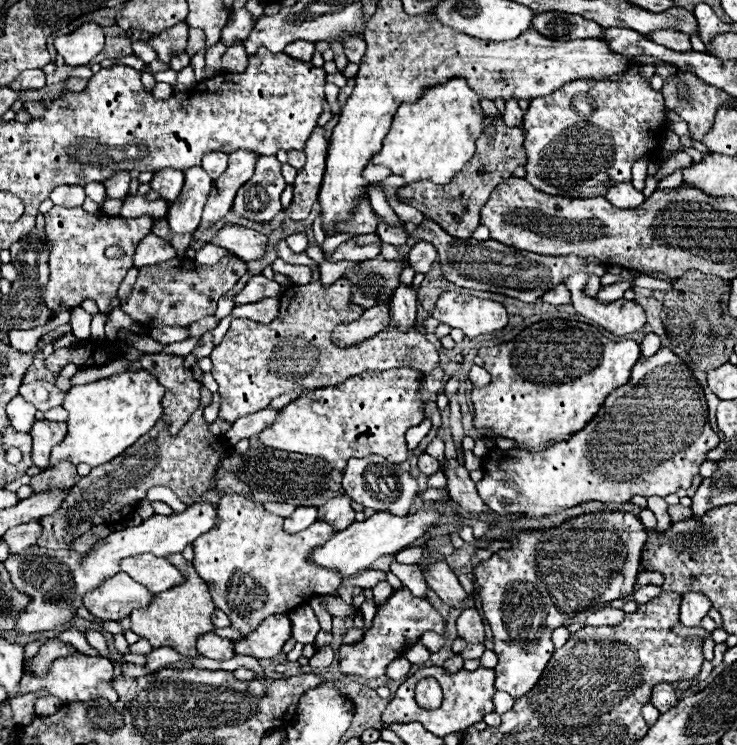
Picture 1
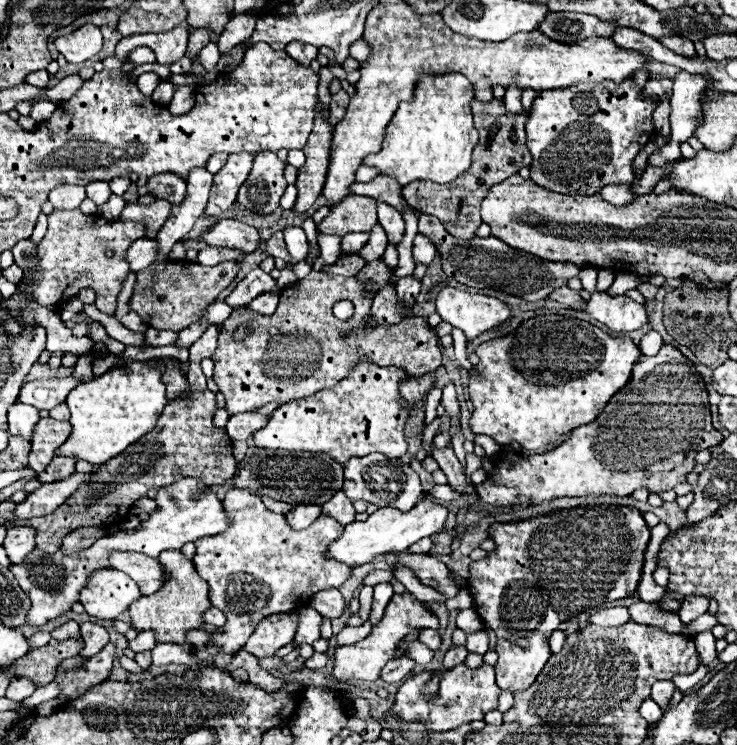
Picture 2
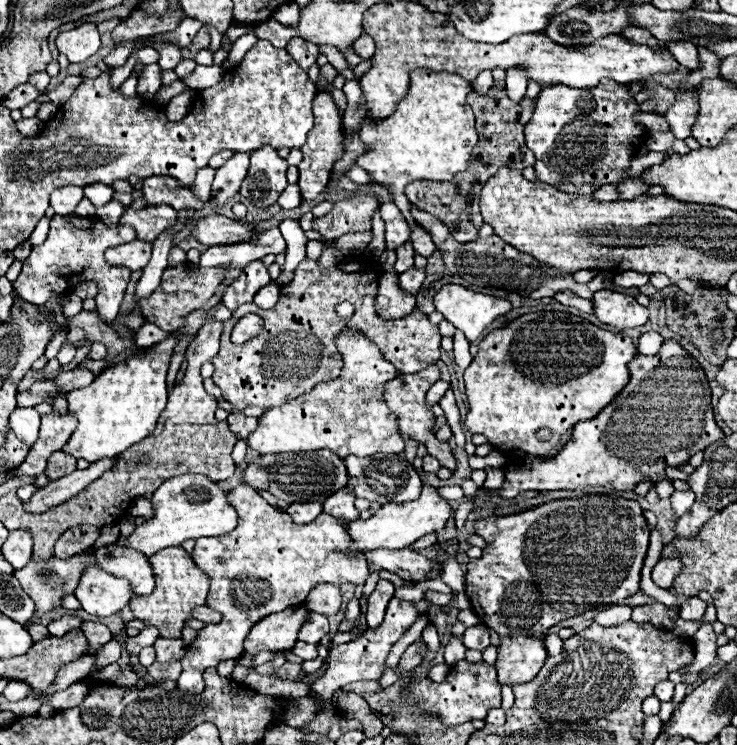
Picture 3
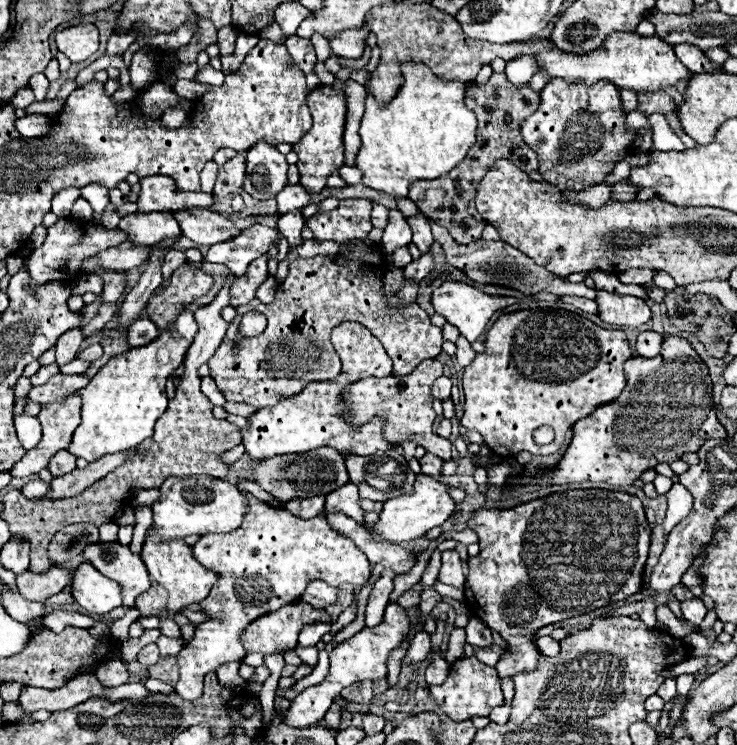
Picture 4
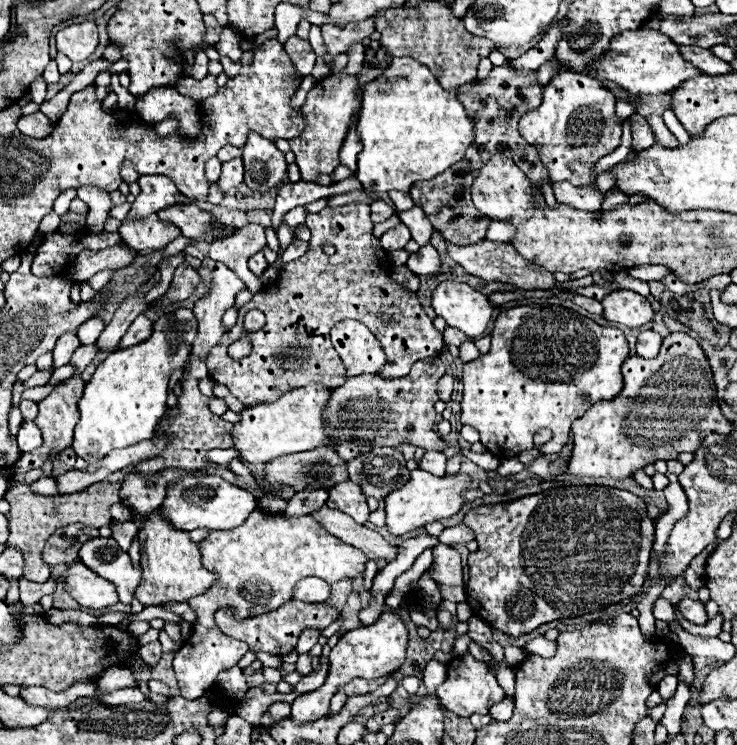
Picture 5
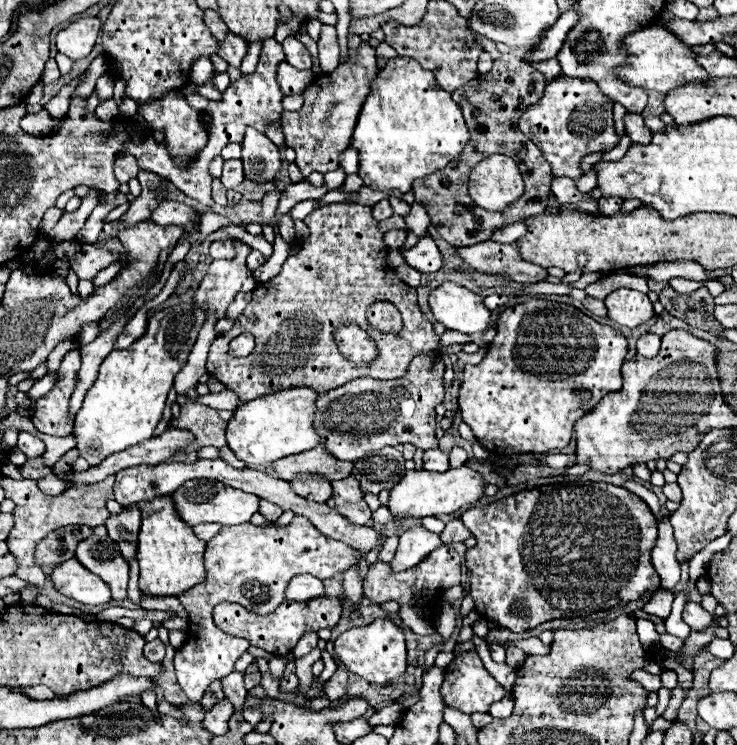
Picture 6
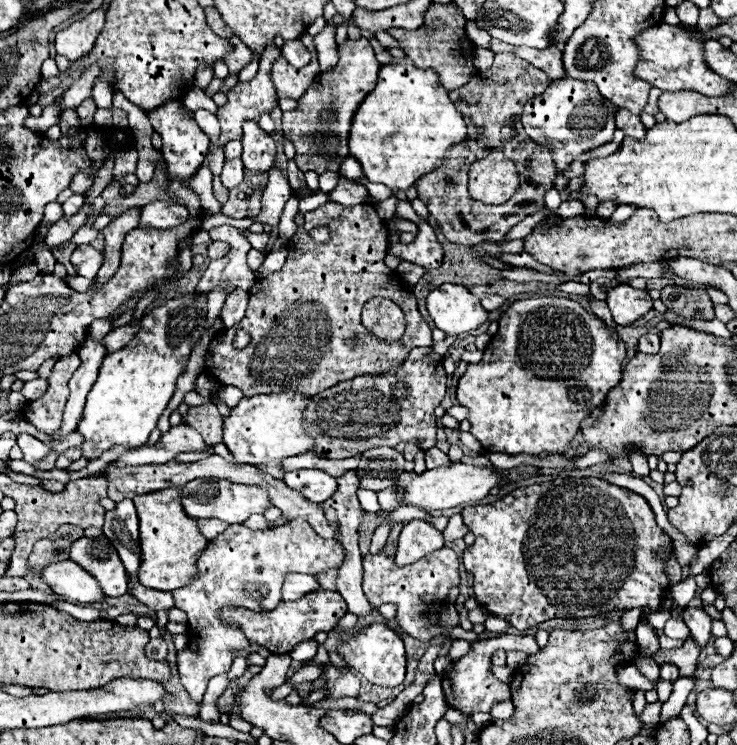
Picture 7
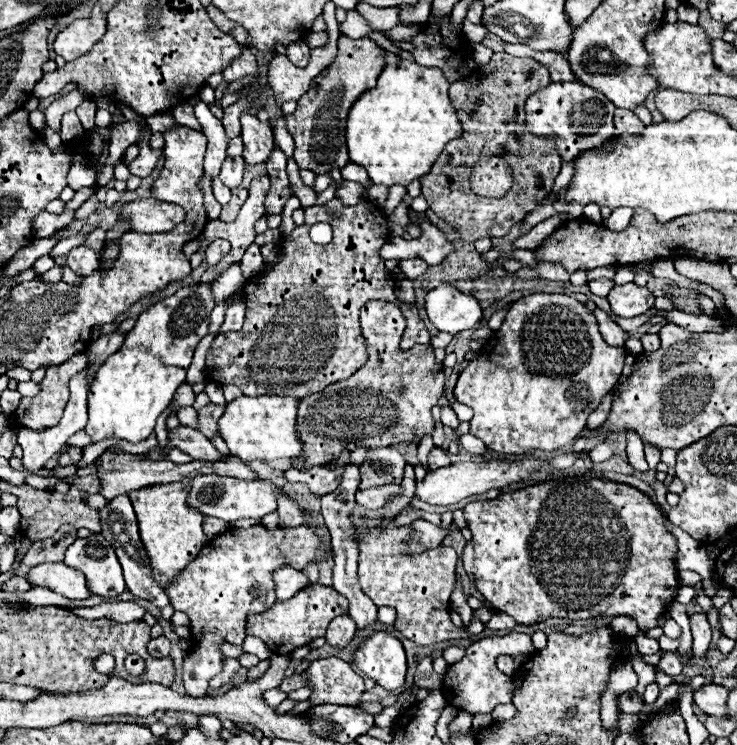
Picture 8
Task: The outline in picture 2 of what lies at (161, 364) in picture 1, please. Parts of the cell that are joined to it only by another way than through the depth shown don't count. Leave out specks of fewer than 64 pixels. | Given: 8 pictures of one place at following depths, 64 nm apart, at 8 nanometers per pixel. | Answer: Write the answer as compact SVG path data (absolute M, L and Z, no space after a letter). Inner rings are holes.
M166 358L166 372L164 372L164 384L168 388L166 396L168 400L184 396L184 390L188 388L188 380L186 376L180 372L180 366L172 364L172 358Z

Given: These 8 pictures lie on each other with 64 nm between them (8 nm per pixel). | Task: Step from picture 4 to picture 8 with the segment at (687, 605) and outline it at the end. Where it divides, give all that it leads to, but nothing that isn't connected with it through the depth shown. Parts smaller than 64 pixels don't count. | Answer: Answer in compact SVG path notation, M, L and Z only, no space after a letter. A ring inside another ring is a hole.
M692 614L690 616L690 628L694 636L694 658L704 658L708 652L708 646L712 642L712 630L706 620L706 614Z

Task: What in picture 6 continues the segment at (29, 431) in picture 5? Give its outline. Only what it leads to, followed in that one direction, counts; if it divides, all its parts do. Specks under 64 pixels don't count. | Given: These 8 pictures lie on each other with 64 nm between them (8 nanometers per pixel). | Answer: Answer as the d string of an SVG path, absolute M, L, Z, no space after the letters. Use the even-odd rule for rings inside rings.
M20 432L20 436L18 436L18 448L28 456L28 460L40 458L45 452L45 444L41 440L38 440L36 436L28 434L28 432Z

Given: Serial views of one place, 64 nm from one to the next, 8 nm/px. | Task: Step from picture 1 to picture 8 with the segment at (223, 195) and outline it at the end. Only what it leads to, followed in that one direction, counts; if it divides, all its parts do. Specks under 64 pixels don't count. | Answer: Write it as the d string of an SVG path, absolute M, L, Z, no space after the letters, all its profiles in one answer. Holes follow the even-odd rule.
M226 158L220 168L220 180L228 188L238 188L242 184L242 172L244 172L244 158Z

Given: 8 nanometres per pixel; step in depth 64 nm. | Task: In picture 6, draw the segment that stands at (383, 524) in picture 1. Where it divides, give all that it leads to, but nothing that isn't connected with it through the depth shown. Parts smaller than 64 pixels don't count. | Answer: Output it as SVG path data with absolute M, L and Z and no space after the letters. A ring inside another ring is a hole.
M468 466L450 468L446 472L426 472L426 470L408 470L404 478L390 490L388 508L394 514L408 514L414 520L424 516L438 516L438 514L452 514L464 504L478 502L484 496L486 480L480 472L474 472Z

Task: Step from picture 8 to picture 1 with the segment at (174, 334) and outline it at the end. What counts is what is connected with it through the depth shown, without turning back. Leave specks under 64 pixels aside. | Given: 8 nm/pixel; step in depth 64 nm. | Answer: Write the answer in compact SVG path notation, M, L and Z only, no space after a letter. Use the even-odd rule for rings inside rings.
M220 298L218 301L218 306L216 306L216 312L214 312L214 316L216 316L218 320L222 320L222 318L226 318L226 316L232 312L232 308L234 308L234 302L232 302L232 298ZM126 370L116 376L70 388L62 404L70 412L66 420L68 434L60 446L52 448L50 462L68 460L72 464L86 462L90 466L100 466L120 456L160 420L164 410L160 400L164 392L166 388L148 370Z

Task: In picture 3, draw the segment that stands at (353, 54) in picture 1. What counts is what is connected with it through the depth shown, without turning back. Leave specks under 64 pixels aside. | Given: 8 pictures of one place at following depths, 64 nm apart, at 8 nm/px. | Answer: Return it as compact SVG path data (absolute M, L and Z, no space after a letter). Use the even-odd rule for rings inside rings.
M362 34L356 42L354 42L354 50L362 56L362 60L368 60L374 54L374 40L368 34Z

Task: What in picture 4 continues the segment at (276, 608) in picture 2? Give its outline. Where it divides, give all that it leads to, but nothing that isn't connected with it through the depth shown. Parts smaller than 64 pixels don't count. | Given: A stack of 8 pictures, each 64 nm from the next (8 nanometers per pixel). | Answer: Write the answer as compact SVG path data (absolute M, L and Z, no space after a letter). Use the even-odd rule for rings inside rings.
M248 494L248 504L250 504L248 516L244 516L244 522L240 524L240 528L228 534L202 536L194 544L194 556L198 558L200 564L204 564L208 570L218 574L218 582L212 586L210 594L202 602L198 602L204 614L208 614L208 620L198 624L194 638L176 656L176 664L180 670L176 692L184 700L200 698L206 674L216 672L222 664L240 662L246 656L246 650L240 642L240 632L244 630L244 626L248 626L248 622L252 622L258 616L276 612L278 608L298 600L308 580L324 580L330 586L338 586L344 582L362 586L370 576L370 562L364 556L364 552L360 552L354 546L354 542L348 542L348 538L340 538L340 534L336 534L336 530L332 530L328 522L324 522L324 514L308 520L296 518L282 508L272 508L270 504L254 498L252 494Z

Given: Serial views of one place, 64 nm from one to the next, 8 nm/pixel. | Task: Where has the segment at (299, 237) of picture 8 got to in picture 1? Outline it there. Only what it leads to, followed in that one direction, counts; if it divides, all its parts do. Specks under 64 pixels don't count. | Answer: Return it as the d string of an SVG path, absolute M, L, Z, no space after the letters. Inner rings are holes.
M360 198L356 212L350 216L350 222L338 222L336 228L340 232L348 232L350 236L356 234L372 234L376 230L376 216L370 206L368 198ZM338 278L330 286L312 280L304 286L288 286L280 296L278 316L268 324L250 318L234 318L226 336L210 356L212 376L218 382L218 394L222 396L220 418L234 422L244 414L264 410L272 398L278 398L284 392L294 390L298 394L308 394L318 388L340 384L364 370L408 366L422 374L430 374L438 368L440 352L432 342L428 342L418 326L410 326L406 332L390 326L360 344L346 348L332 344L334 328L358 320L364 312L362 306L350 304L350 298L352 282L348 278Z

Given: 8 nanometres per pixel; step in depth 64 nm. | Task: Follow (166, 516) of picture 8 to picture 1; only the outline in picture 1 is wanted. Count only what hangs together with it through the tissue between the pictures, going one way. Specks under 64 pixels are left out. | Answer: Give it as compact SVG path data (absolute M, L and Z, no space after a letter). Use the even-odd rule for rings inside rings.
M168 554L166 560L182 572L184 582L180 586L172 586L172 588L156 594L146 608L134 610L130 614L130 618L132 618L130 630L136 632L138 636L148 638L154 648L170 646L170 648L176 648L184 656L196 656L198 654L196 652L196 638L212 632L212 628L214 628L212 620L210 620L210 616L214 612L214 602L208 594L208 586L196 574L192 562L184 560L182 554Z

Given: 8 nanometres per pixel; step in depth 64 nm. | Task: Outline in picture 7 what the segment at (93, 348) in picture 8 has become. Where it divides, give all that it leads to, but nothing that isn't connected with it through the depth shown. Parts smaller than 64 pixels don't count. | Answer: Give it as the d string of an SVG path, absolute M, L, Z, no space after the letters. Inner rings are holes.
M126 324L126 326L120 326L112 332L108 332L104 338L102 338L102 344L106 348L106 354L110 352L116 352L120 350L122 346L128 344L128 340L134 336L134 332L138 330L138 324Z

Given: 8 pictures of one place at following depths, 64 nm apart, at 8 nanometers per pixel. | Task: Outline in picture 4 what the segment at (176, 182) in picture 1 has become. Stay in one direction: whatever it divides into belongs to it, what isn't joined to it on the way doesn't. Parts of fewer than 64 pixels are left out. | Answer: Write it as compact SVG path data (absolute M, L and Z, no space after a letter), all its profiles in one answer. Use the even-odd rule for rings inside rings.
M162 175L148 176L140 178L140 194L138 194L138 214L148 214L148 212L160 212L160 210L184 210L184 208L208 208L214 204L214 194L184 194L182 190L176 188L172 178Z

